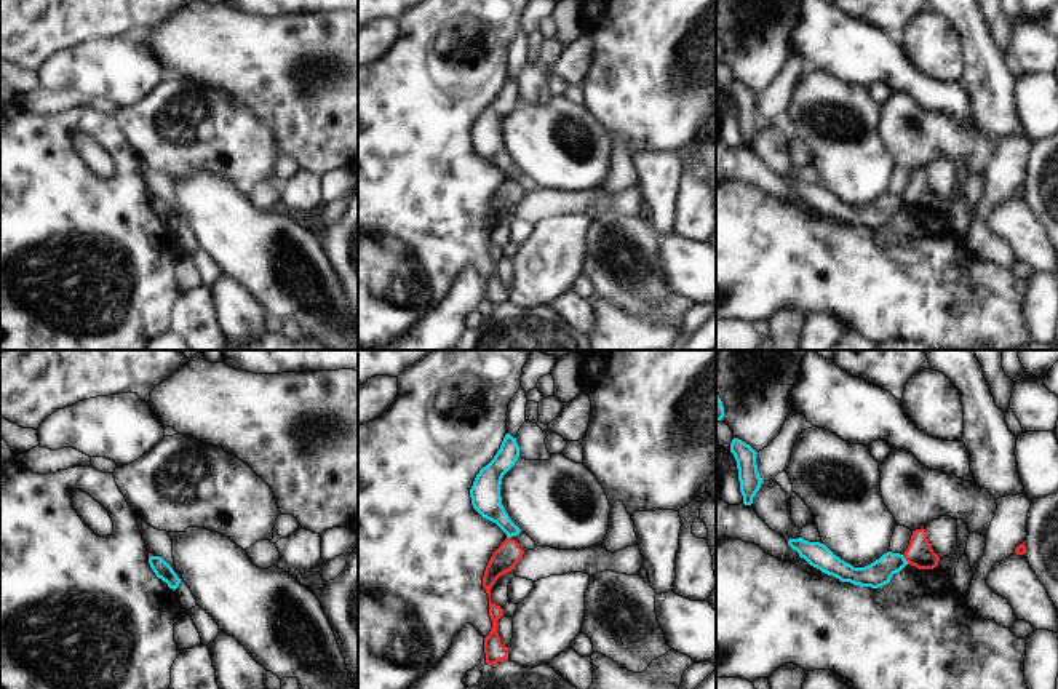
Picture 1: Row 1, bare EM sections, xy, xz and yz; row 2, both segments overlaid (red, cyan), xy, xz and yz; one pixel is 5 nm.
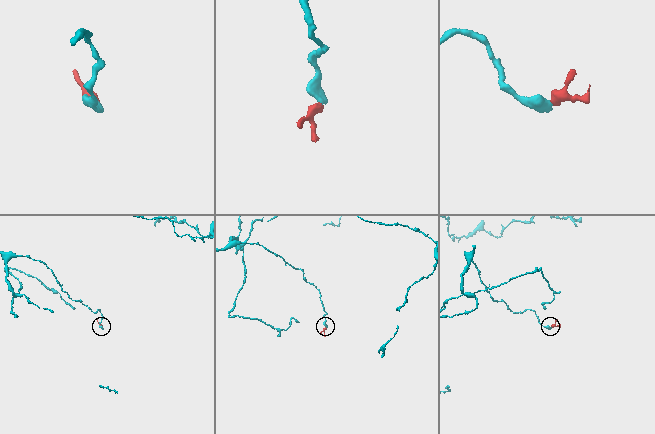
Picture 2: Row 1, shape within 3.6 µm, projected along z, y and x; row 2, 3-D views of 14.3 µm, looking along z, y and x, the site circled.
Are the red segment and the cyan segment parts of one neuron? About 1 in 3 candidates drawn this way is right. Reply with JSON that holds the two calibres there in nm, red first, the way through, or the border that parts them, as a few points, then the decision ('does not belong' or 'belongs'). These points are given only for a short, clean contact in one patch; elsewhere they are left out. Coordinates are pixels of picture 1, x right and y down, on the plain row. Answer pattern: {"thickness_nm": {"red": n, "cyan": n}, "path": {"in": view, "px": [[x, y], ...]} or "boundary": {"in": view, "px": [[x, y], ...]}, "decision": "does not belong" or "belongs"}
{"thickness_nm": {"red": 140, "cyan": 130}, "boundary": {"in": "yz", "px": [[902, 197], [908, 205]]}, "decision": "does not belong"}

